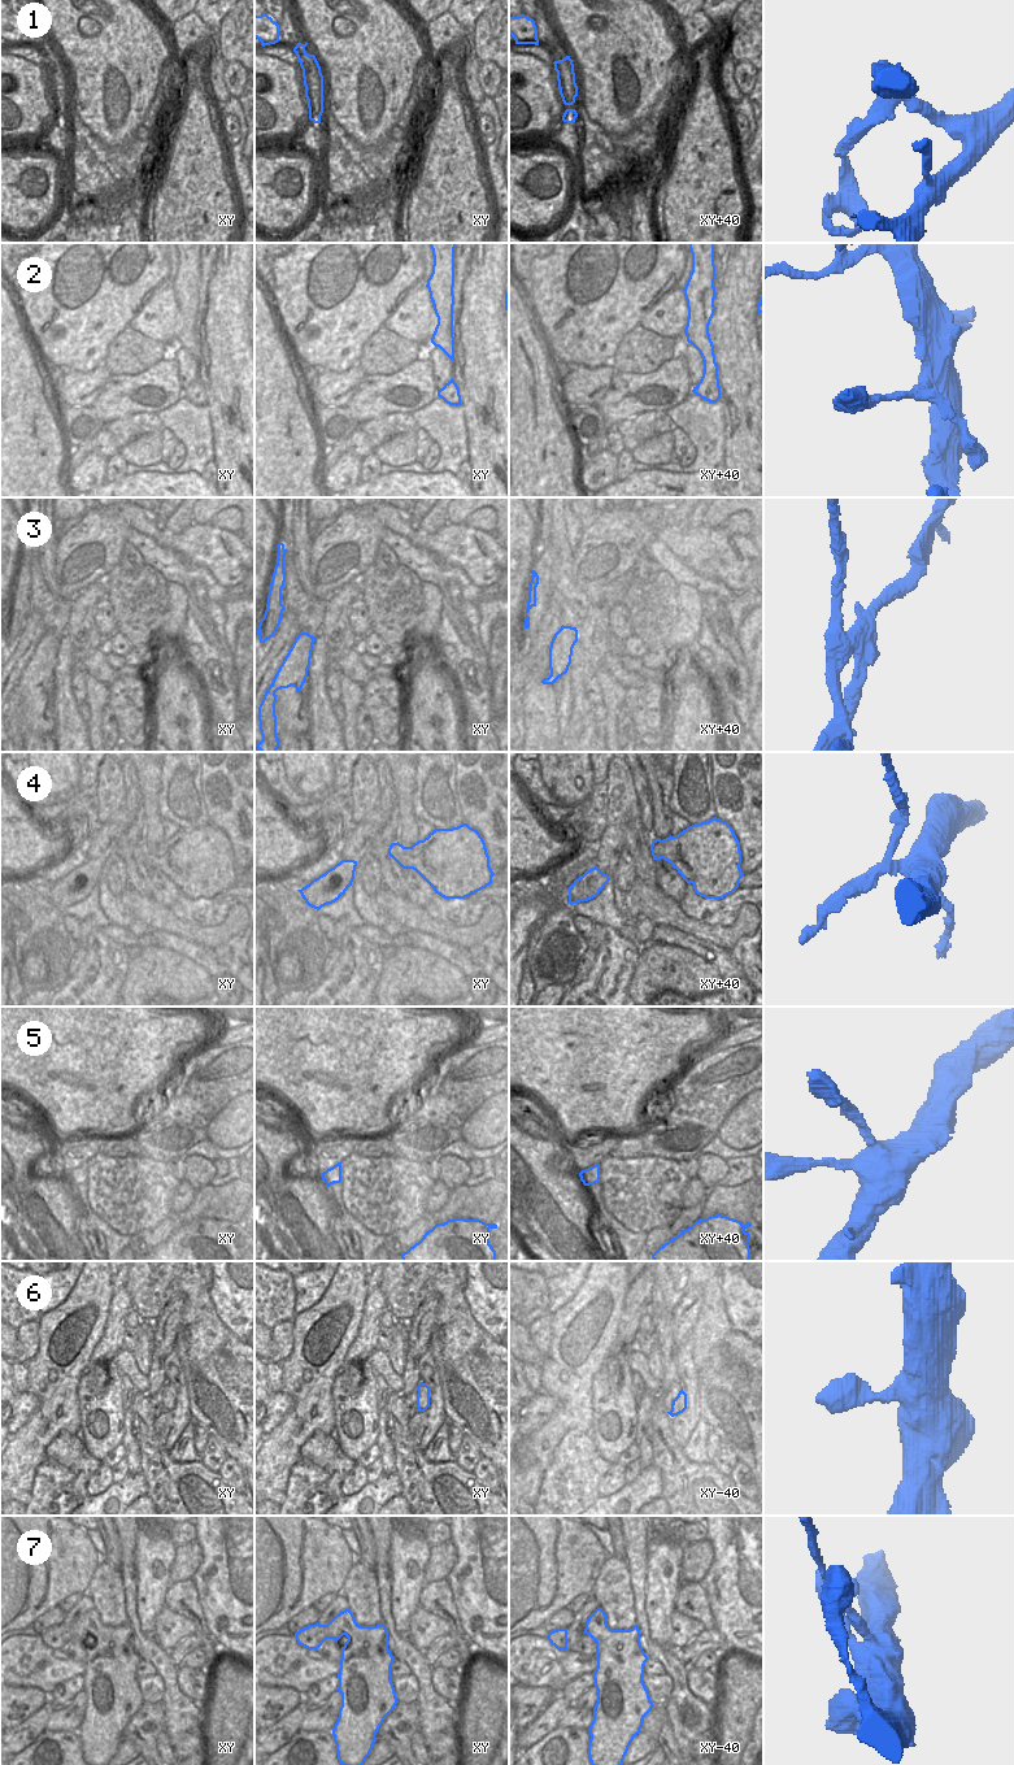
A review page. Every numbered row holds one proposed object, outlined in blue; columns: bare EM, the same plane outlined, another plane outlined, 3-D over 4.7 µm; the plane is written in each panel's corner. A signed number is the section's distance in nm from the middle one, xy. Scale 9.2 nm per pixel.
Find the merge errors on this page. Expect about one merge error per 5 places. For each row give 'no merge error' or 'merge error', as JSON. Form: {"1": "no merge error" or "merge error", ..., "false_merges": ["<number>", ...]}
{"1": "merge error", "2": "no merge error", "3": "merge error", "4": "merge error", "5": "no merge error", "6": "no merge error", "7": "no merge error", "false_merges": ["1", "3", "4"]}

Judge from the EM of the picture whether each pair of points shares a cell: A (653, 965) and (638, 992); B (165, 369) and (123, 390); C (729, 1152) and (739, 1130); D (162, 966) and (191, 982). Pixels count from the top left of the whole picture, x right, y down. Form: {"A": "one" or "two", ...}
{"A": "one", "B": "one", "C": "two", "D": "one"}

